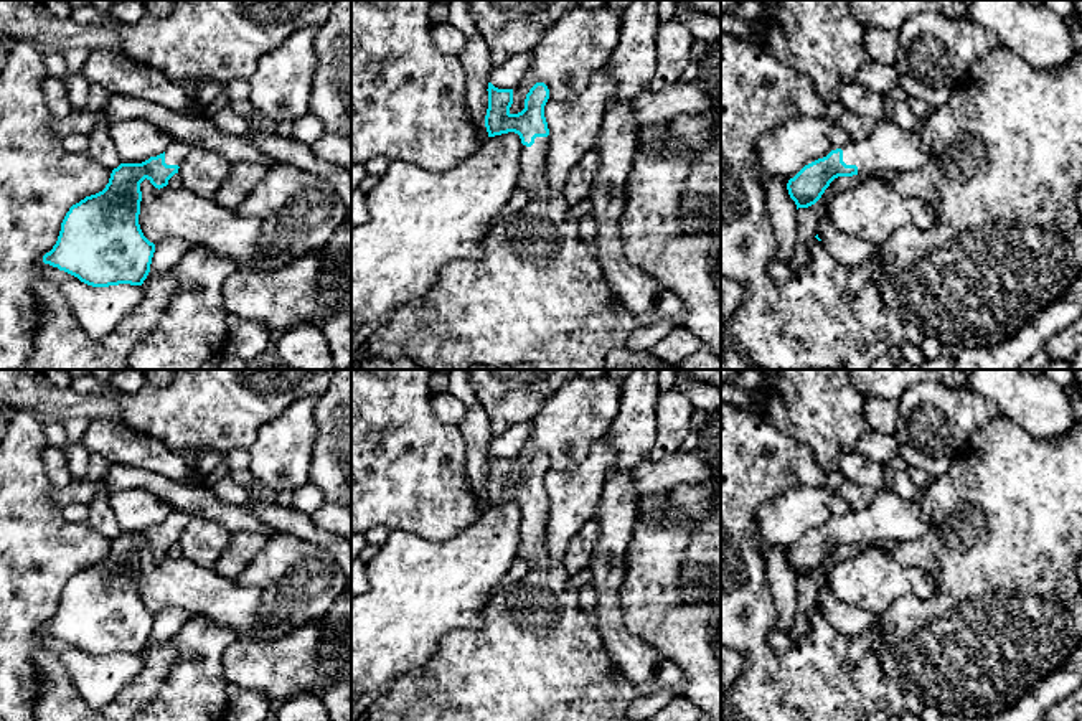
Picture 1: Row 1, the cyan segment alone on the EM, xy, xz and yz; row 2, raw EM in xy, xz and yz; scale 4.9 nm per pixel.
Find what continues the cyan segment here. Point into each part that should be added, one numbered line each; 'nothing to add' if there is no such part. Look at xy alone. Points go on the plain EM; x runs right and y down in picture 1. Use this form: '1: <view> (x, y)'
1: xy (175, 522)

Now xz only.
1: xz (533, 528)

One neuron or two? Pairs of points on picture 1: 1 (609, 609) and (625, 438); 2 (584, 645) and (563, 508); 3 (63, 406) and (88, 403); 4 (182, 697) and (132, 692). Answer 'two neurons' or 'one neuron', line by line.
1: one neuron
2: one neuron
3: one neuron
4: two neurons

